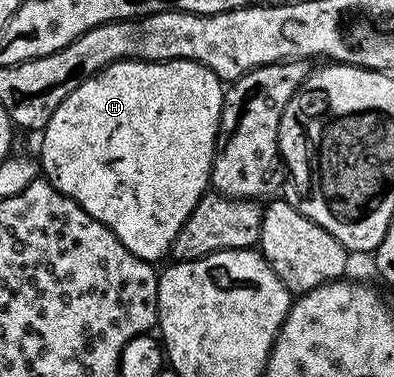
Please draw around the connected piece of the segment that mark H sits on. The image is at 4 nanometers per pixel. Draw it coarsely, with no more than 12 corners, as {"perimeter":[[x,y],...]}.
{"perimeter":[[112,63],[43,178],[157,261],[209,190],[225,84]]}

